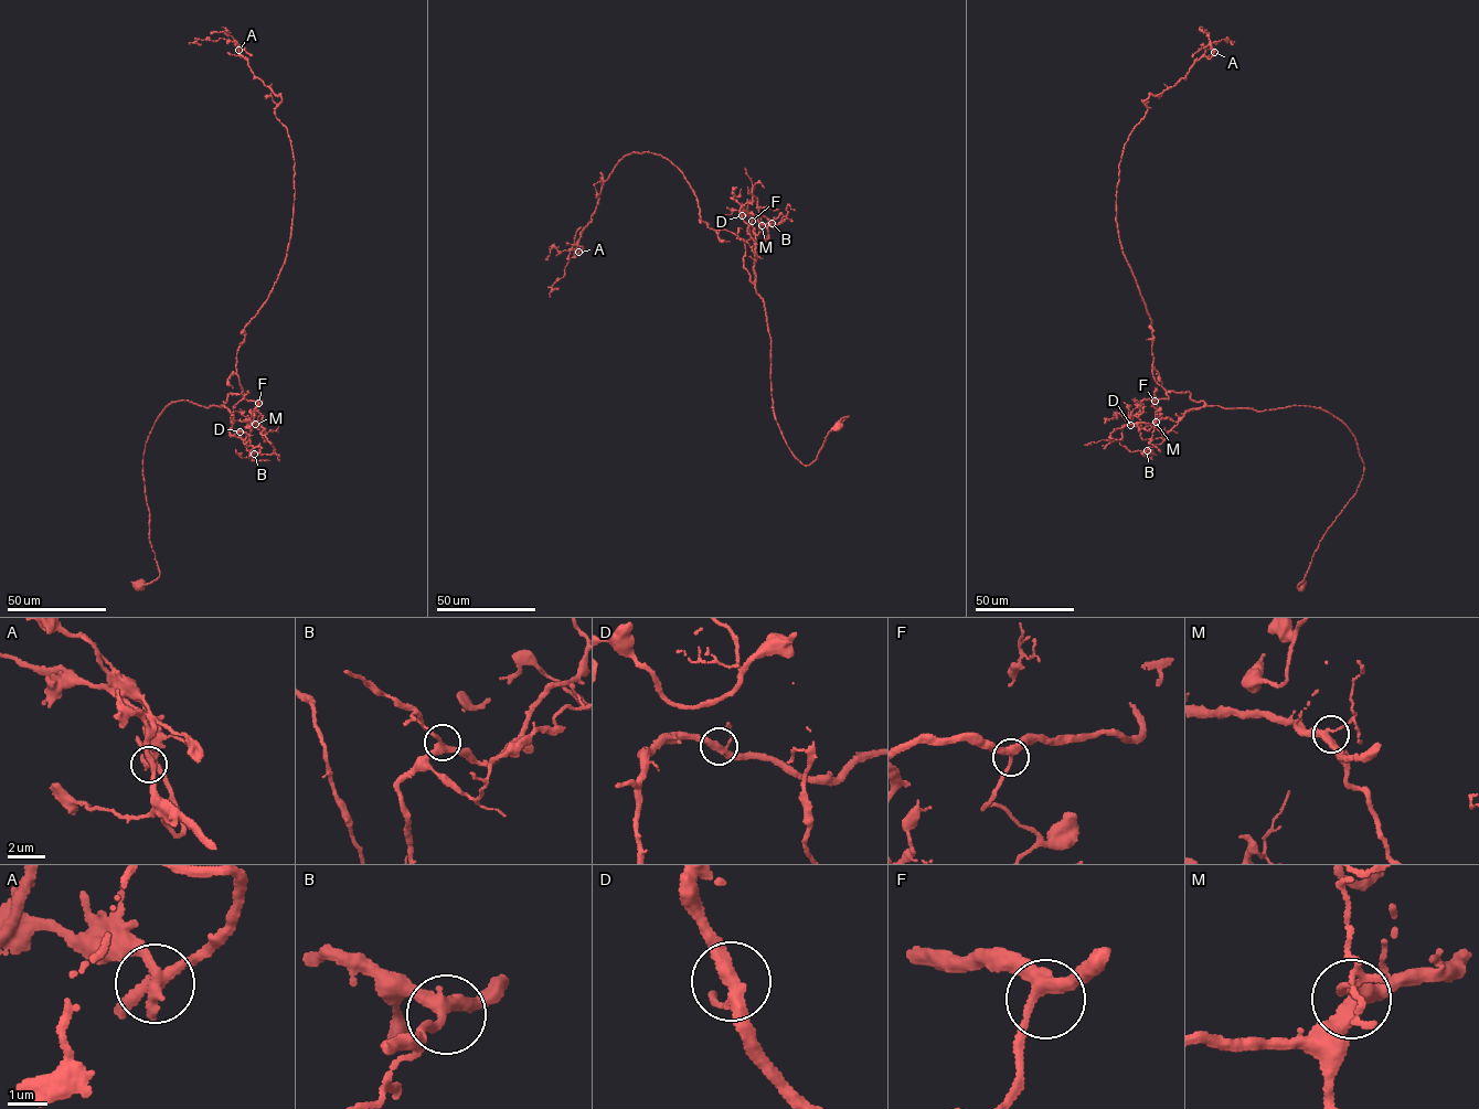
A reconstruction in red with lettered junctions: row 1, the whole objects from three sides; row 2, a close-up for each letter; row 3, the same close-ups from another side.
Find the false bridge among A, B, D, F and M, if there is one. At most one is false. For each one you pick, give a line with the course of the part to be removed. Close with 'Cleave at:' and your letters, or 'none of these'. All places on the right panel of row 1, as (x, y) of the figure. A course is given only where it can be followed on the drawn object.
A: Course of the part to remove: (1214, 52), (1208, 44), (1192, 56)
Cleave at: A

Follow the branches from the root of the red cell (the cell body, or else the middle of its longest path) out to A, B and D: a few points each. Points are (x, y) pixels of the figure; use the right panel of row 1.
A: (1300, 586), (1362, 478), (1354, 436), (1319, 408), (1226, 408), (1158, 383), (1116, 222), (1144, 102), (1214, 52)
B: (1300, 586), (1364, 472), (1343, 424), (1304, 405), (1209, 405), (1188, 411), (1147, 450)
D: (1300, 586), (1364, 472), (1343, 424), (1308, 406), (1214, 405), (1188, 411), (1168, 432), (1130, 425)

